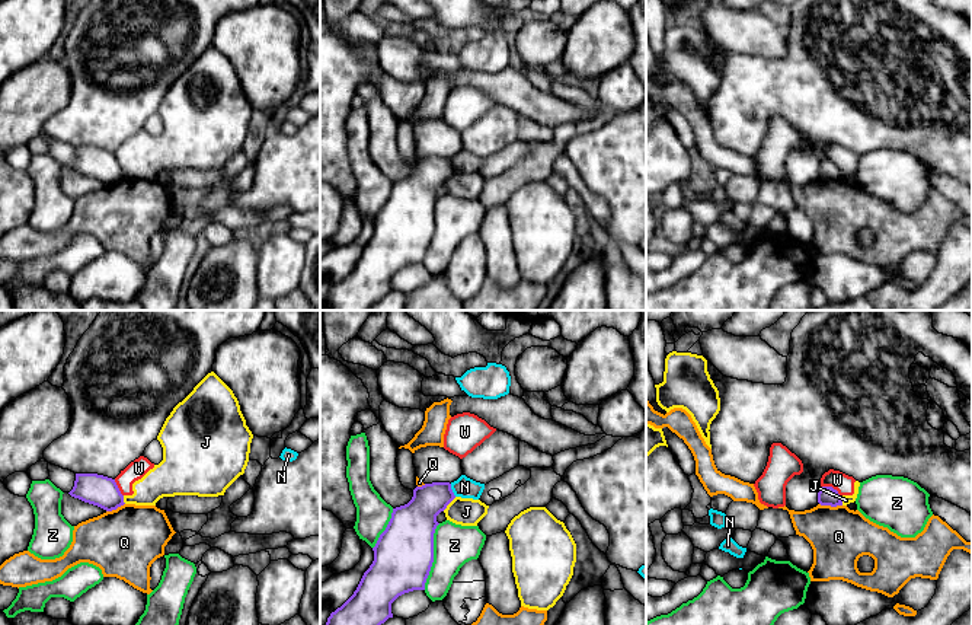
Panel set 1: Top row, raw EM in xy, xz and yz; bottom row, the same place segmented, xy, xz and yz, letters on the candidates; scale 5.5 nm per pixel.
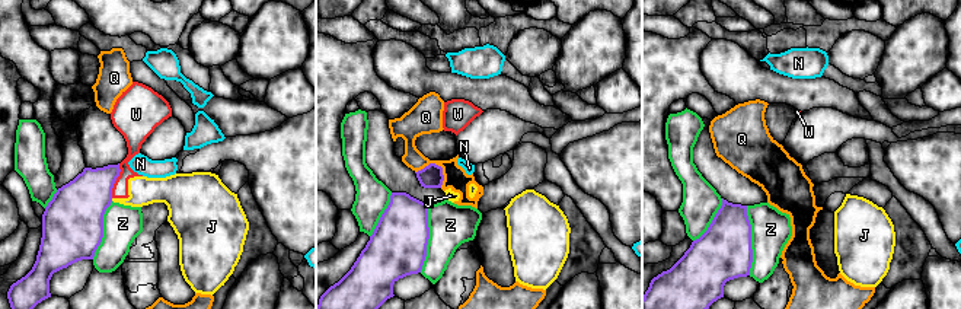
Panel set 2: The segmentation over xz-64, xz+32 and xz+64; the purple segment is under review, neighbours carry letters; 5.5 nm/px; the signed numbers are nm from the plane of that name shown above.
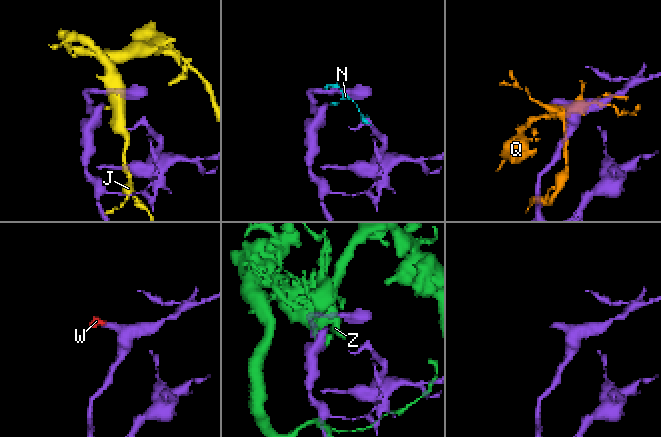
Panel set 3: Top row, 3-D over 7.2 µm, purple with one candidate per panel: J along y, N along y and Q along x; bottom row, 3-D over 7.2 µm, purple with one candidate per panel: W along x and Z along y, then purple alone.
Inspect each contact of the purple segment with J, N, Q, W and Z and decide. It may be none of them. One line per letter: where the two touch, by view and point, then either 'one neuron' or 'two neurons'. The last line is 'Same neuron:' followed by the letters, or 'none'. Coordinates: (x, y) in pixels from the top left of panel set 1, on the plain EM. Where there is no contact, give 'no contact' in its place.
J: xz (448, 177) | two neurons
N: xz (451, 163) | two neurons
Q: yz (831, 179) | two neurons
W: yz (831, 160) | two neurons
Z: xz (432, 230) | two neurons
Same neuron: none

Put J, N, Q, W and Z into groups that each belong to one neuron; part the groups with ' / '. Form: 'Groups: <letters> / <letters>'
Groups: J W / N / Q / Z

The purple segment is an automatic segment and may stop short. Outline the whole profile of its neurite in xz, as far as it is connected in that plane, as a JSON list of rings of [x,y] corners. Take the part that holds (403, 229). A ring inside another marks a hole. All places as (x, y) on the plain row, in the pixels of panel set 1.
[[[432,156],[413,163],[412,173],[393,182],[386,204],[380,208],[374,235],[364,246],[354,268],[330,287],[320,310],[370,310],[374,303],[393,291],[391,277],[402,268],[425,264],[434,236],[434,207],[437,189],[455,172],[450,156]]]

